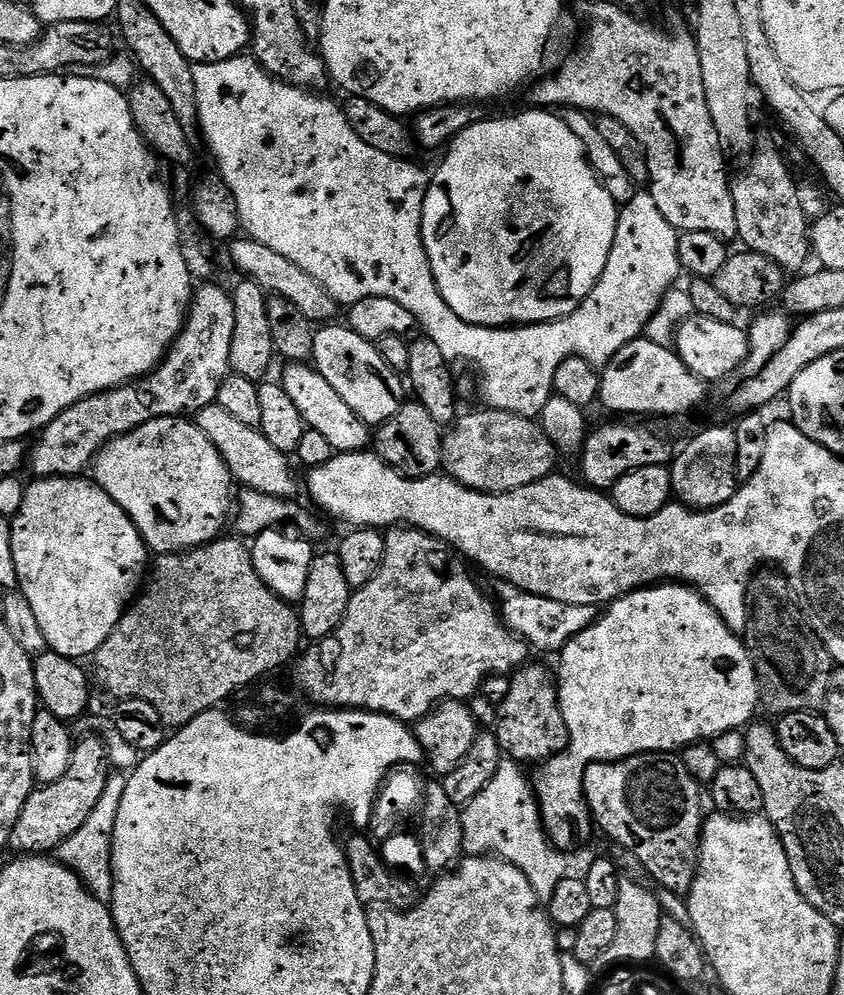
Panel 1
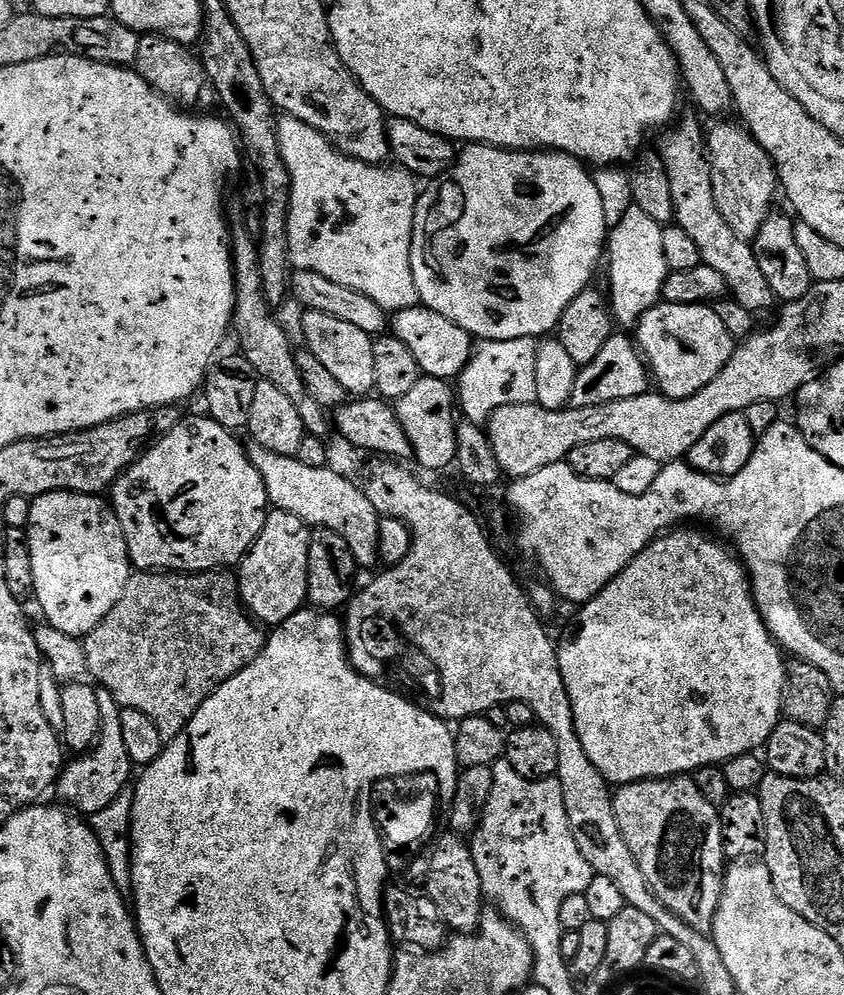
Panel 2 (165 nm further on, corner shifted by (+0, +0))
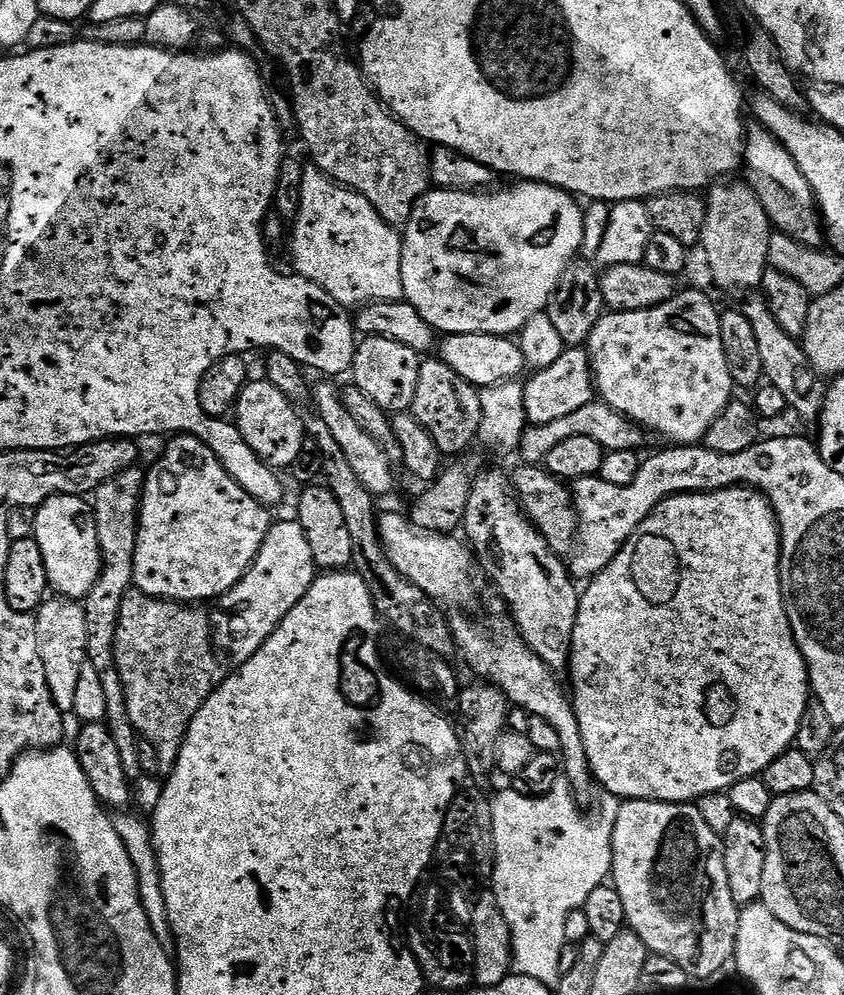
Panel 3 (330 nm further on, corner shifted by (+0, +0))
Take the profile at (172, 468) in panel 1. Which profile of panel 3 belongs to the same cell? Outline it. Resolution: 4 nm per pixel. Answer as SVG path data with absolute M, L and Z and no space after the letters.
M191 434L173 435L168 442L168 449L161 454L160 461L146 472L132 582L139 591L159 600L194 605L204 602L200 600L216 602L246 574L258 550L262 550L262 542L273 526L274 516L234 482L206 442Z

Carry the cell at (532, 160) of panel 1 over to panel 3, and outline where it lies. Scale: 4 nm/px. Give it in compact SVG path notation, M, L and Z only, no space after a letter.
M516 182L513 188L504 188L497 196L488 196L492 194L481 194L479 191L474 192L445 192L443 190L430 190L422 199L414 206L412 216L407 224L402 228L402 286L404 287L404 299L414 306L414 310L418 310L418 314L422 314L422 318L426 318L426 322L430 322L430 326L436 329L440 334L490 334L491 336L515 337L526 326L526 322L530 322L530 318L541 315L548 307L548 301L556 292L556 287L560 284L562 274L568 268L573 260L577 259L580 247L584 244L584 212L579 208L577 197L571 192L563 192L561 188L555 188L549 184L541 184L539 182Z

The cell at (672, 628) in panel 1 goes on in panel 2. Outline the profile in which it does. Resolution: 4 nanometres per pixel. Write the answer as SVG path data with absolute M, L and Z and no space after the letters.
M684 526L659 536L650 546L646 546L646 550L642 550L642 554L638 554L638 558L634 558L634 562L630 562L618 578L611 580L593 600L577 611L580 613L576 616L576 629L558 644L558 666L562 670L562 682L566 682L566 694L570 694L570 706L577 714L596 712L598 719L612 720L608 728L612 735L612 756L595 757L598 770L612 786L695 774L698 769L711 764L722 766L730 758L738 758L738 754L763 749L782 719L786 656L768 633L768 627L764 625L764 619L752 600L752 581L748 579L748 570L723 543L715 544L711 535L703 536L695 530L700 531Z

